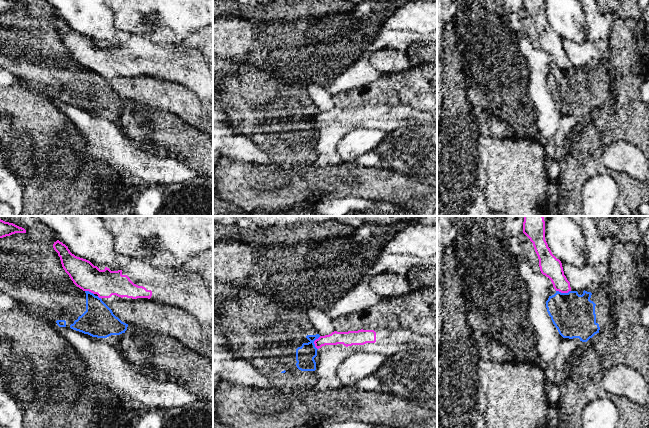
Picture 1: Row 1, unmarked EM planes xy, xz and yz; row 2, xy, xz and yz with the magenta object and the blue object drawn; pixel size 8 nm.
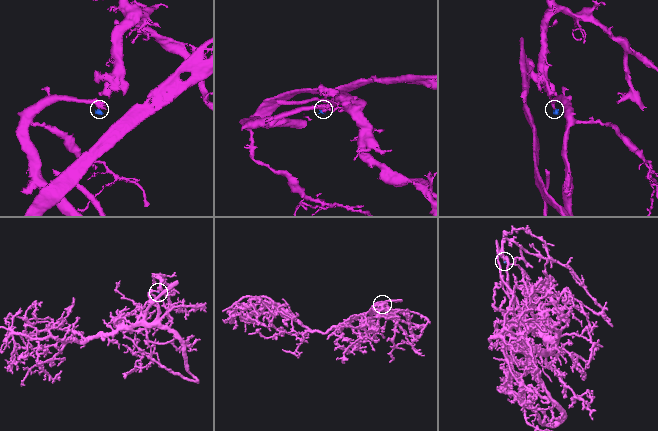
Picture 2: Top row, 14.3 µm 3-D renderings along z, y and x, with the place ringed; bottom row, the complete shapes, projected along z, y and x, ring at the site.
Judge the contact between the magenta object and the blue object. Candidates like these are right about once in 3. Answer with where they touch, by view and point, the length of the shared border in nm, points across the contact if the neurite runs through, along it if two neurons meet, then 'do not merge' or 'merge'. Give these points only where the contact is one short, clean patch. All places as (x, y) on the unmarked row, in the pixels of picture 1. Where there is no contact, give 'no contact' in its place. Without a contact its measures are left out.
meets magenta in yz at (563, 68); contact 120 nm long; border along yz (556, 66), (561, 68), (570, 67); do not merge

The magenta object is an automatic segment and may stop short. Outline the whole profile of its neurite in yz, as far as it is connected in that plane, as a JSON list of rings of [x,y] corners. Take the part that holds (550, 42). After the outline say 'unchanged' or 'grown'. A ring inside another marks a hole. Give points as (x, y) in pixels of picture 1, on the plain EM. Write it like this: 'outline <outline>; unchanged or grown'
outline [[[523,0],[523,9],[533,19],[539,35],[540,47],[551,56],[554,65],[561,69],[571,67],[561,37],[552,30],[545,16],[545,0]]]; unchanged

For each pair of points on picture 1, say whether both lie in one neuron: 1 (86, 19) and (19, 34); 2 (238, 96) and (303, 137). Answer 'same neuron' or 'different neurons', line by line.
1: different neurons
2: same neuron

